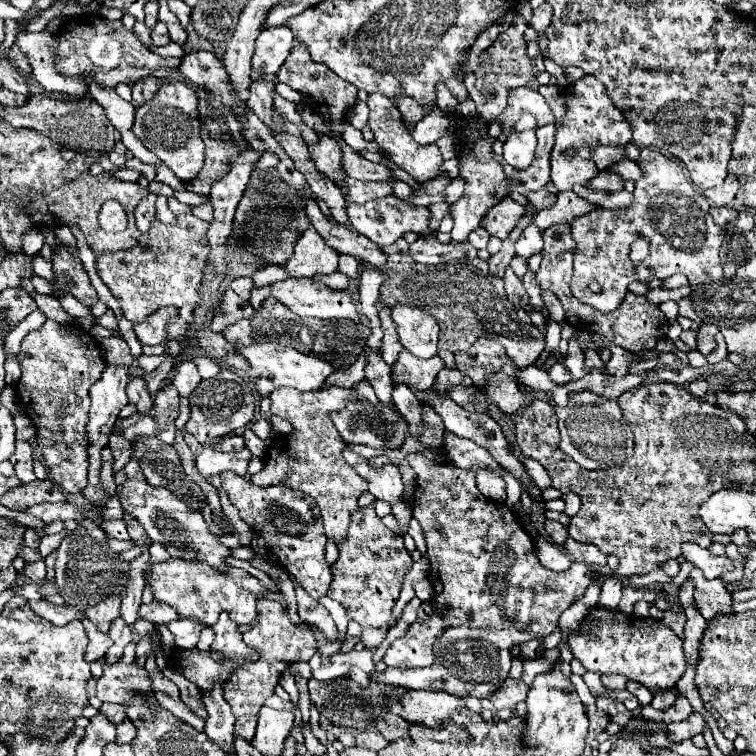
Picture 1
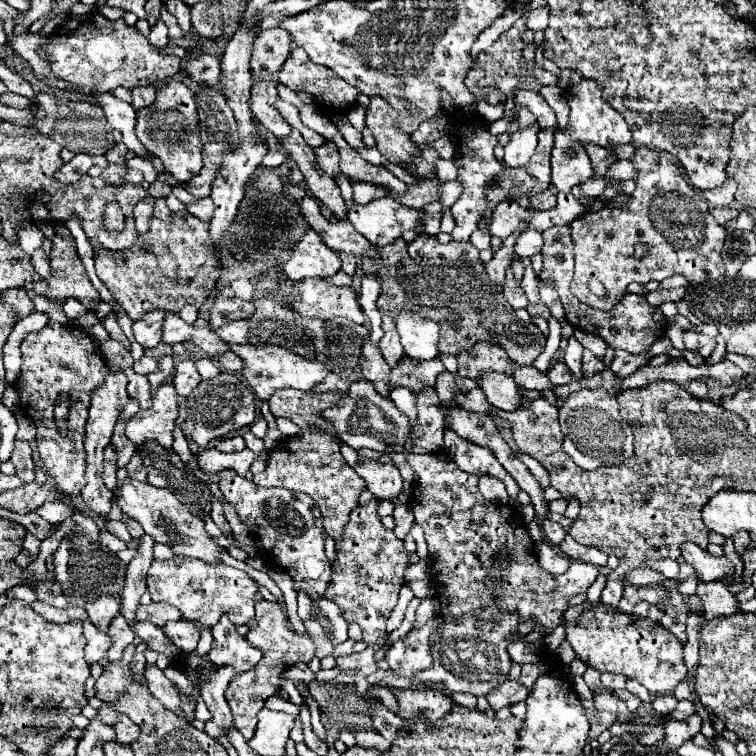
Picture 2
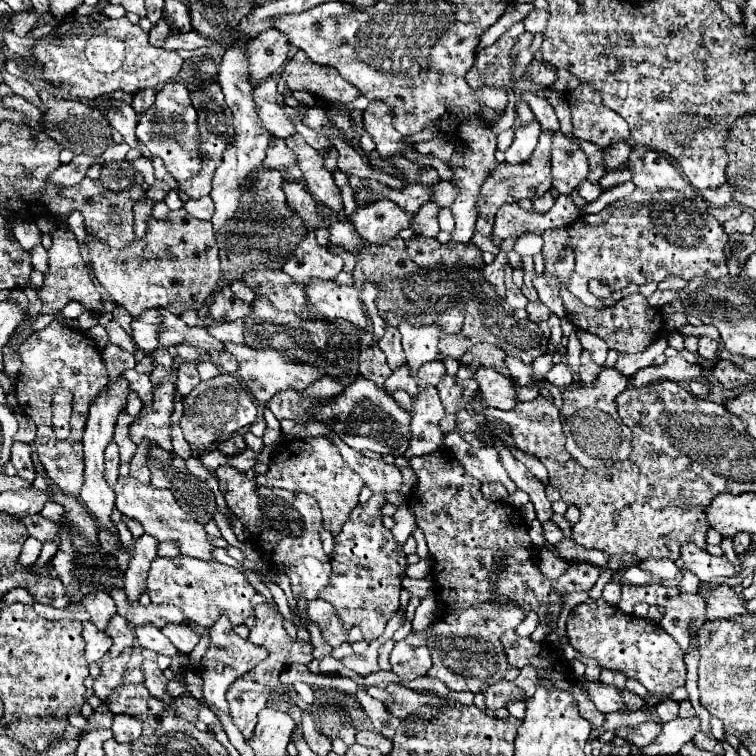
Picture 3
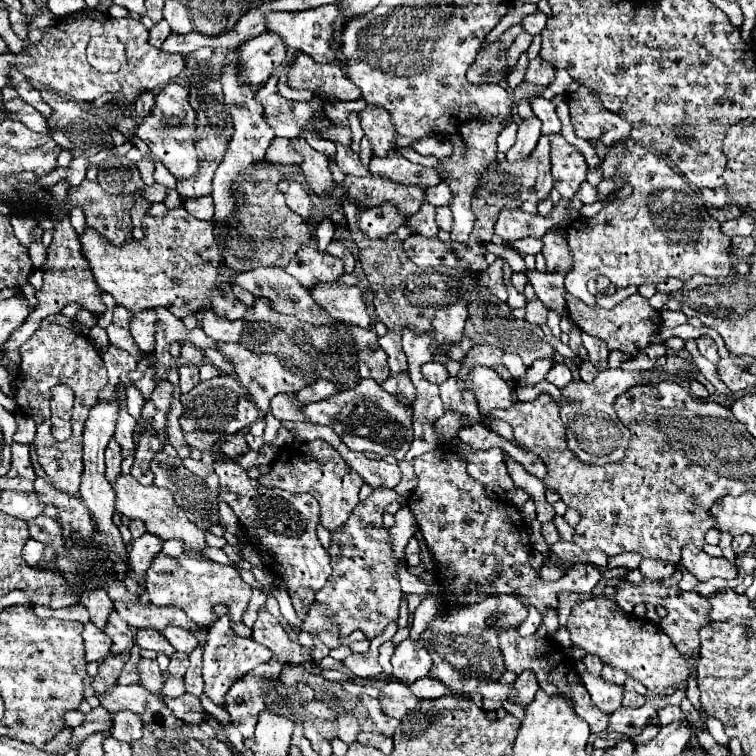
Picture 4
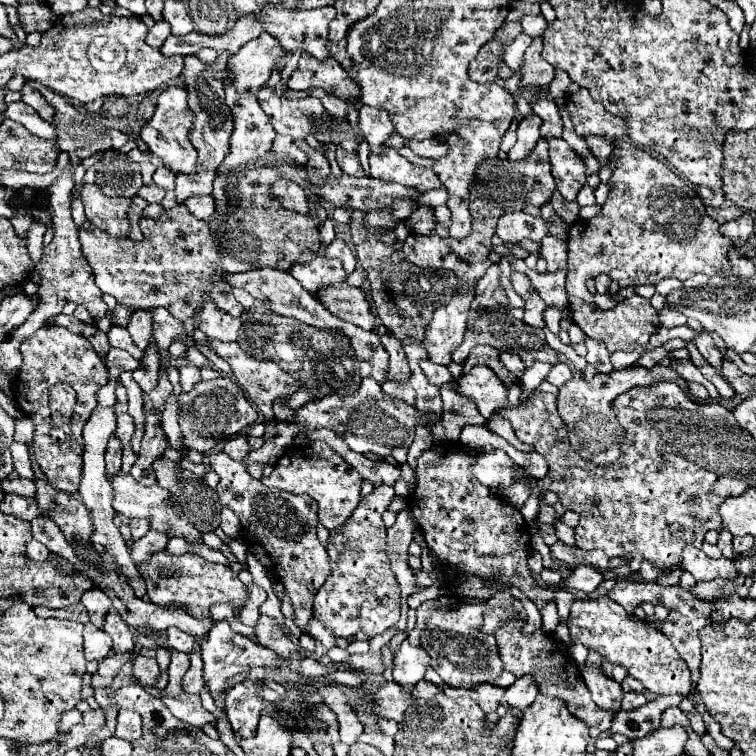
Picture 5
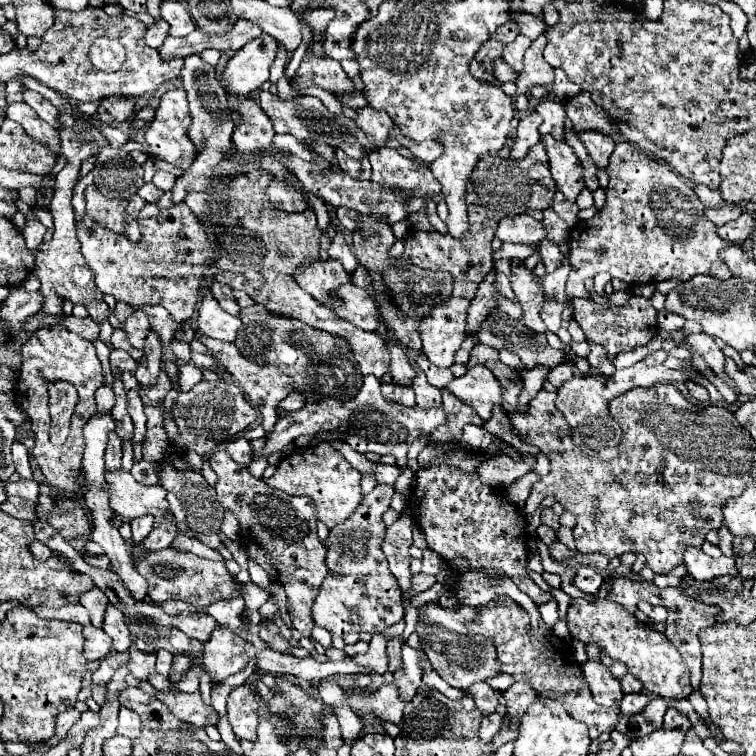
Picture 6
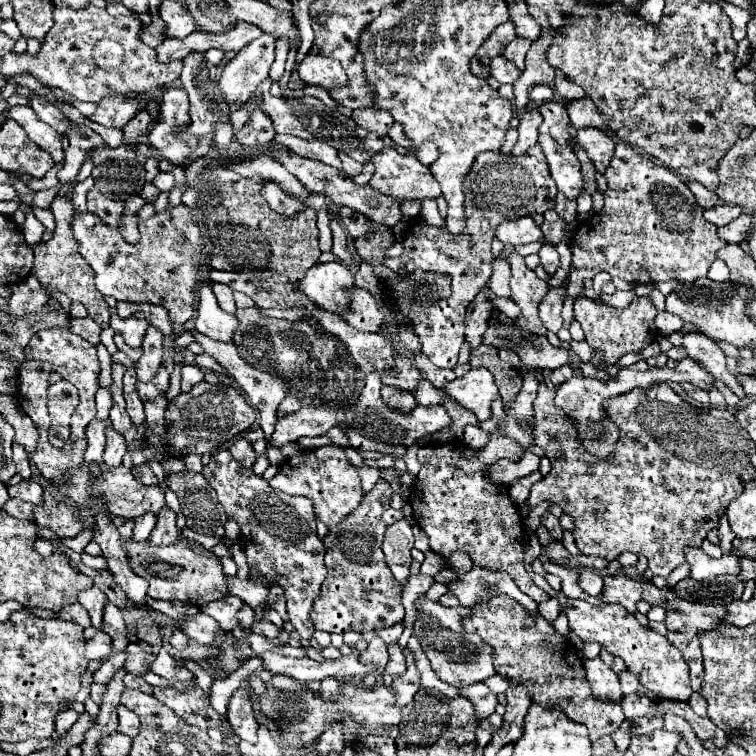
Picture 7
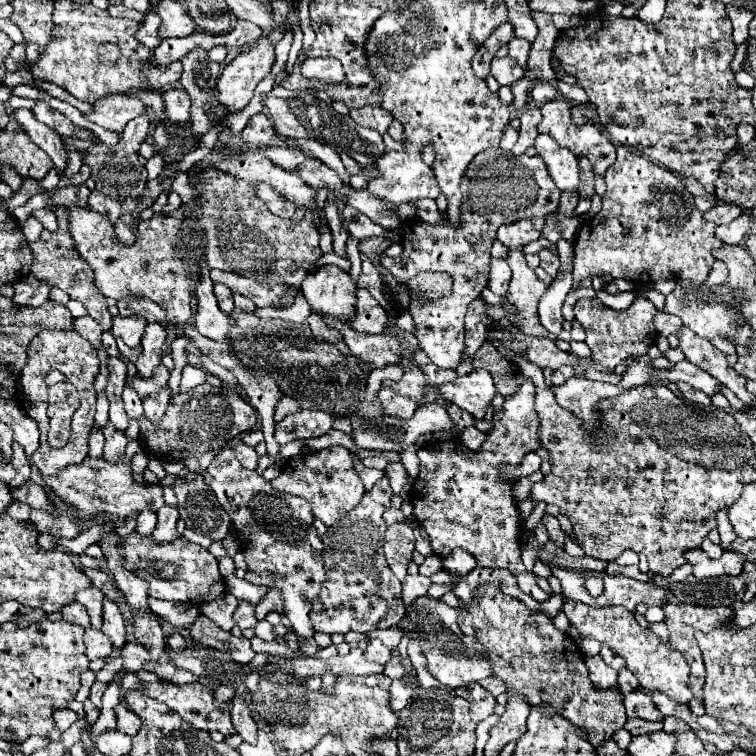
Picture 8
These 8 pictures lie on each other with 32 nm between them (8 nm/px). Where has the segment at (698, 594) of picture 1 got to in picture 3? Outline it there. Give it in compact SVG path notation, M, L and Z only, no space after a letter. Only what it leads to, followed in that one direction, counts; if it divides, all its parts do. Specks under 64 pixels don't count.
M718 586L700 594L708 604L708 620L726 620L734 616L752 614L750 610L746 610L746 600L728 586Z

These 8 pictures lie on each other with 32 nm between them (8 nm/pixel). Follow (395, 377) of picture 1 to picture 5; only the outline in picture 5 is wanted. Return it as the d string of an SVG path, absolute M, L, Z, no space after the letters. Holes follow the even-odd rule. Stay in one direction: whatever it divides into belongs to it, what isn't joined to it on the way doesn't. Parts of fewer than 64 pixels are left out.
M424 360L424 364L420 364L422 366L422 370L424 370L424 374L426 374L426 378L428 378L428 382L430 384L434 384L434 386L444 386L444 384L448 384L450 380L452 380L452 374L448 372L448 368L446 366L438 366L438 364L432 364L430 360ZM388 380L388 382L382 384L382 390L384 390L384 394L388 394L392 398L404 400L406 404L414 404L414 390L410 388L410 384L396 382L396 380Z

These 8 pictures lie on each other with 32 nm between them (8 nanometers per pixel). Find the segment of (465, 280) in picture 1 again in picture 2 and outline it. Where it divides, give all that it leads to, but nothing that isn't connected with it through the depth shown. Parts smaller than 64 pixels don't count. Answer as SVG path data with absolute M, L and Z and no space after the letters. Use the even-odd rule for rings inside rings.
M396 238L392 244L376 250L380 252L380 264L376 264L376 260L360 260L360 266L364 274L380 278L380 298L376 304L378 310L394 320L396 312L408 308L438 322L442 354L458 356L460 352L472 348L472 344L488 340L500 344L512 360L530 366L544 350L546 338L540 328L532 322L524 324L518 320L514 308L506 302L500 288L486 276L482 262L462 262L458 266L420 266L408 256L406 242L402 238ZM452 312L462 316L462 322L456 328L444 322L444 318Z

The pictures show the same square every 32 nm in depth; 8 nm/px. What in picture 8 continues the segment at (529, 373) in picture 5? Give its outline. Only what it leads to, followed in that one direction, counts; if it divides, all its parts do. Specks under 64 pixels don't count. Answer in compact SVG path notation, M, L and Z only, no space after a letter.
M530 378L494 412L492 428L486 432L486 442L478 450L466 448L460 438L432 442L418 450L420 474L412 486L414 518L428 532L434 552L444 558L454 548L472 552L478 566L508 568L524 594L536 600L548 600L536 576L528 572L520 558L520 518L514 500L514 480L504 478L502 466L520 466L528 452L540 448L538 416L534 412L536 386Z

